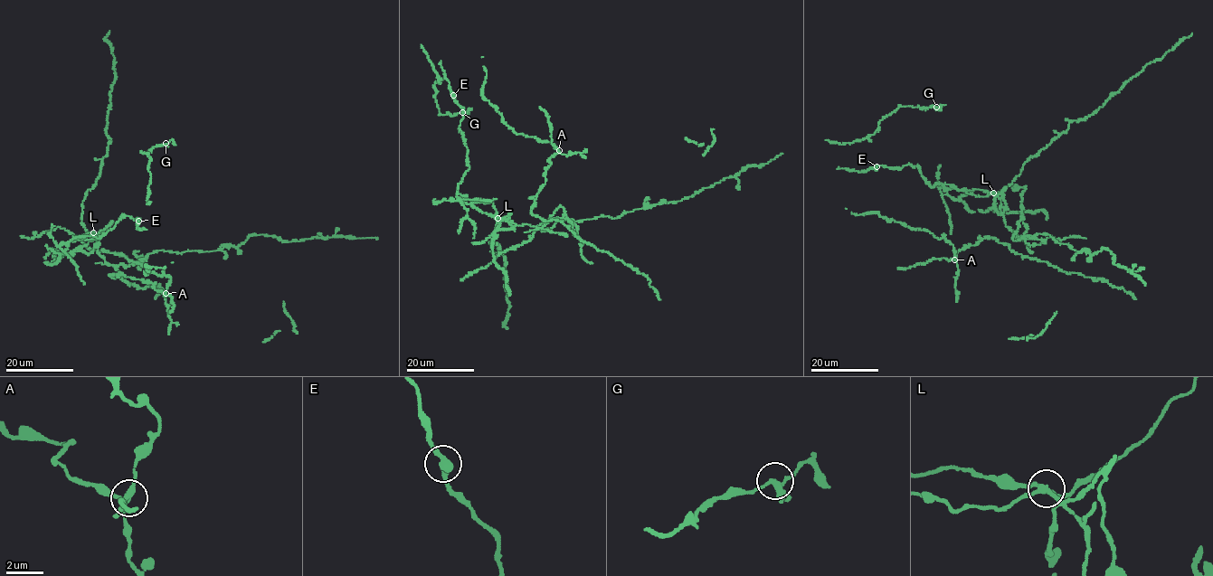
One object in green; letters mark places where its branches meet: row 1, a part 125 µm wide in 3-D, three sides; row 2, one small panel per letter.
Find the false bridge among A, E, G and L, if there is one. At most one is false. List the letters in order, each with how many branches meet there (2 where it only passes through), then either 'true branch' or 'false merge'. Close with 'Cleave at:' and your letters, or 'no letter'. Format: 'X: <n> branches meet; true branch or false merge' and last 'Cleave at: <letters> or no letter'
A: 4 branches meet; true branch
E: 3 branches meet; true branch
G: 4 branches meet; true branch
L: 4 branches meet; false merge
Cleave at: L

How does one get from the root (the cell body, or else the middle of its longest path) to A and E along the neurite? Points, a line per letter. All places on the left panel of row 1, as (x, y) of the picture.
A: (95, 238), (98, 253), (128, 283), (112, 278), (123, 274), (165, 293)
E: (95, 238), (72, 239), (91, 235), (100, 239), (125, 214), (138, 221)

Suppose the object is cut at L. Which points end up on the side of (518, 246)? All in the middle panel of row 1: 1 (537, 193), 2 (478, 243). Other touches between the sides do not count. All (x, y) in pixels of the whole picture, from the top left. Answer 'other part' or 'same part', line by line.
1: other part
2: same part

